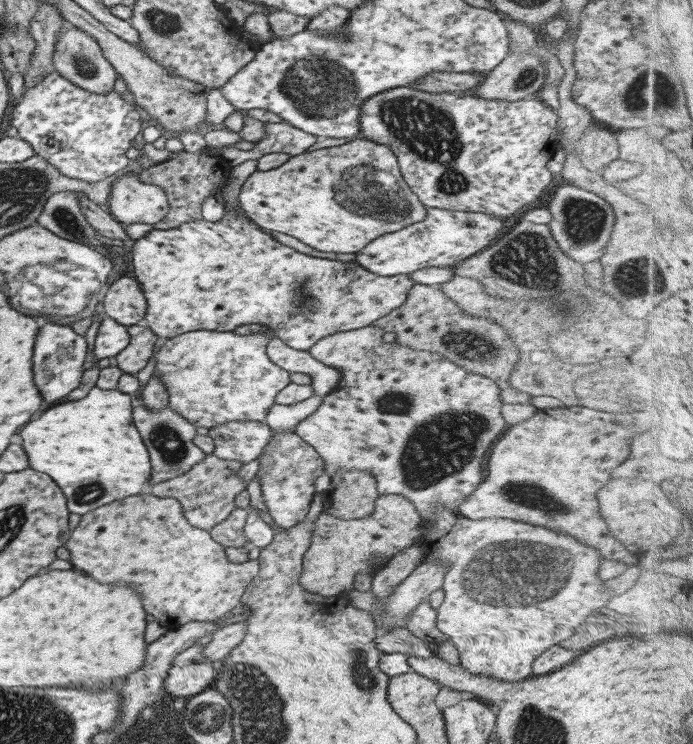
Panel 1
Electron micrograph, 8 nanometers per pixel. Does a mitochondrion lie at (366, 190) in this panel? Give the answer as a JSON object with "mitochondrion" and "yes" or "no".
{"mitochondrion":"yes"}

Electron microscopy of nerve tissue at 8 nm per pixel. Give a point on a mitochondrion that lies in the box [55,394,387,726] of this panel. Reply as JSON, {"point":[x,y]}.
{"point":[170,444]}

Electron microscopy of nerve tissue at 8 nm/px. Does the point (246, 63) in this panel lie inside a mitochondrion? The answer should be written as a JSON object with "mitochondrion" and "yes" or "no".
{"mitochondrion":"no"}

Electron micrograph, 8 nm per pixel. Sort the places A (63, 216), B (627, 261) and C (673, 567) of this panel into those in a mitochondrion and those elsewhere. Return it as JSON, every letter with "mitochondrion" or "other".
{"A":"mitochondrion","B":"mitochondrion","C":"other"}

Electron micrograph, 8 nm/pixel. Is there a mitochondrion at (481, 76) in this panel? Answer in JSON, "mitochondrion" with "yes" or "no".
{"mitochondrion":"no"}

